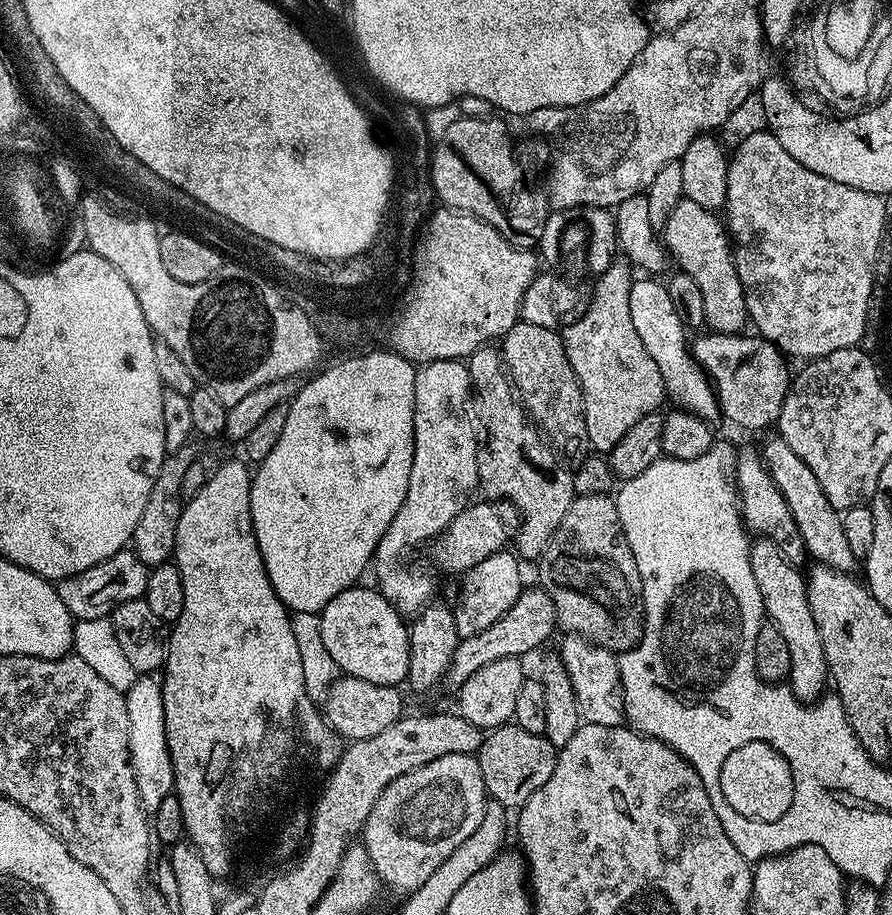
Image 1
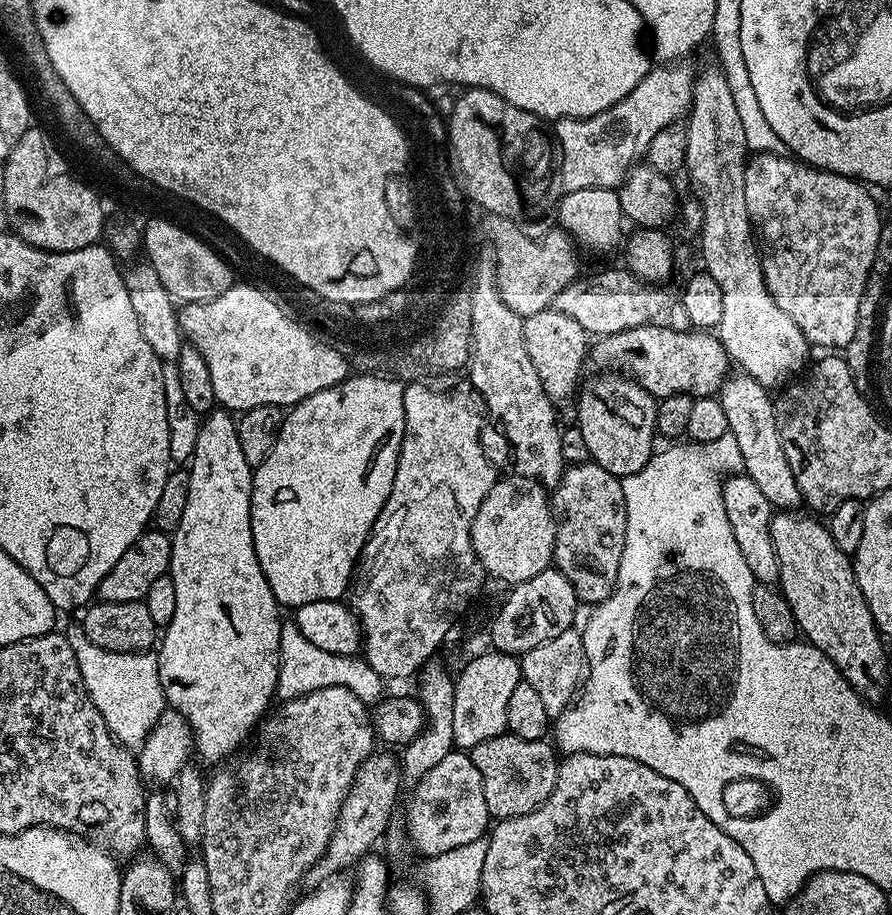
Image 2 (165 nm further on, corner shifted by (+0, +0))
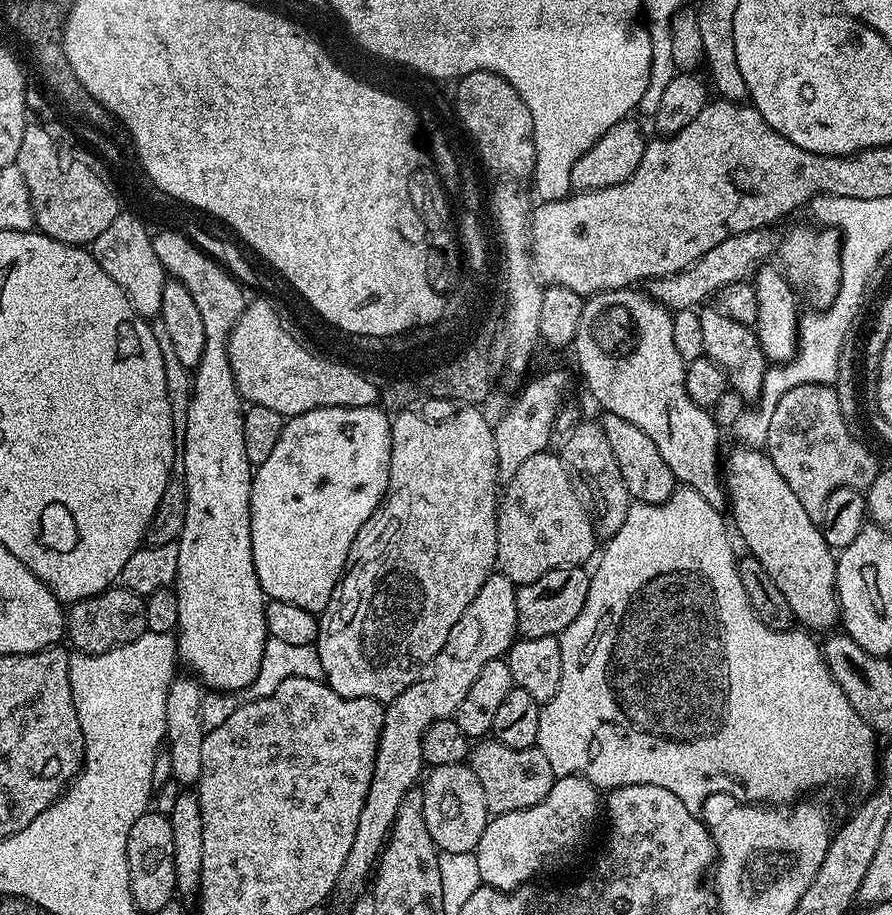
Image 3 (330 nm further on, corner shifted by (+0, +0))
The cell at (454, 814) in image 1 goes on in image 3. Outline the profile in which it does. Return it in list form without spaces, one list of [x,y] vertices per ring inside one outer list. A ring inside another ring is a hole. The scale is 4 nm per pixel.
[[[467,763],[435,766],[422,784],[426,830],[440,852],[462,854],[475,849],[490,819],[482,786]]]

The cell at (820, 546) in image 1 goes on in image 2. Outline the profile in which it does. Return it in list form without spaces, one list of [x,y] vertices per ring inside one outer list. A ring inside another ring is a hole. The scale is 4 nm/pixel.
[[[745,374],[737,375],[727,377],[718,391],[718,399],[726,414],[730,439],[737,444],[743,475],[758,485],[758,490],[762,490],[762,495],[771,502],[773,509],[799,509],[802,501],[798,482],[794,478],[794,470],[790,470],[790,462],[786,462],[786,450],[782,450],[773,397],[769,389],[755,378]]]

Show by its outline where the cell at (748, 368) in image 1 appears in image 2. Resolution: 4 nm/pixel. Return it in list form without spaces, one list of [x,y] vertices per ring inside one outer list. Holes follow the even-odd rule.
[[[653,322],[651,324],[643,324],[640,327],[632,327],[627,328],[625,331],[620,331],[618,334],[608,335],[608,336],[601,336],[599,337],[589,349],[589,357],[588,357],[589,365],[592,365],[596,368],[595,371],[598,372],[611,372],[614,374],[620,374],[628,376],[629,379],[633,379],[636,383],[640,384],[643,389],[645,389],[648,393],[650,393],[653,397],[657,400],[664,399],[666,397],[672,397],[677,395],[690,395],[692,397],[698,396],[711,396],[715,395],[724,381],[727,379],[729,375],[730,369],[728,366],[731,367],[732,361],[728,356],[726,350],[723,348],[722,343],[720,342],[719,338],[715,333],[706,331],[706,330],[689,330],[687,332],[684,331],[676,331],[671,329],[665,323],[662,322]]]

